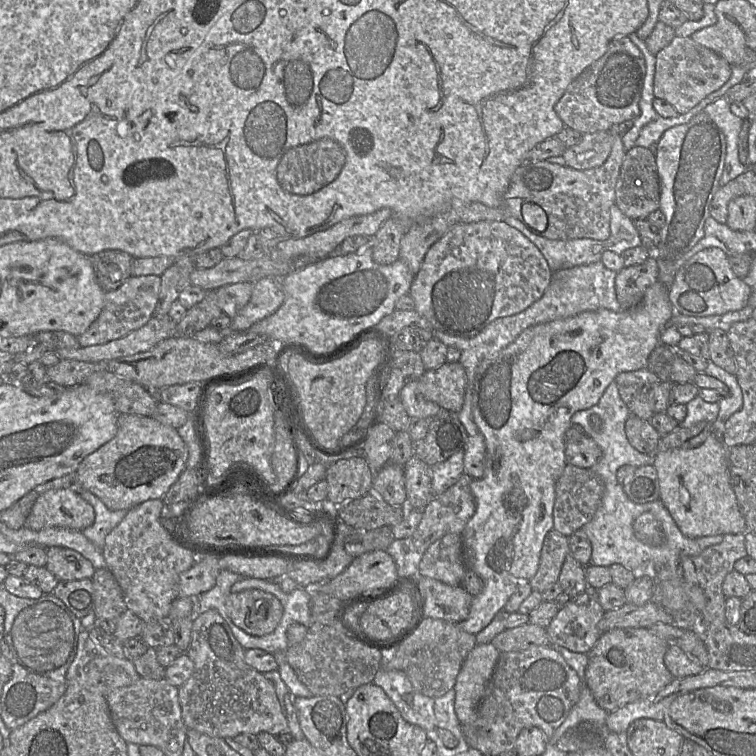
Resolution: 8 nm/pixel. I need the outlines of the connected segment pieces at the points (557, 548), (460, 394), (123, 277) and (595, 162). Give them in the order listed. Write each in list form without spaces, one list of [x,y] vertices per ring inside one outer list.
[[[552,529],[544,538],[540,563],[530,580],[533,591],[544,592],[559,579],[566,556],[570,553],[569,537]]]
[[[446,362],[427,370],[418,381],[419,390],[425,399],[451,413],[460,412],[467,387],[466,372],[460,362]]]
[[[105,250],[90,257],[95,280],[104,293],[120,287],[131,277],[131,265],[135,257],[121,250]]]
[[[609,131],[584,133],[580,143],[566,148],[562,157],[568,167],[579,171],[600,167],[605,163],[612,149],[612,135]]]

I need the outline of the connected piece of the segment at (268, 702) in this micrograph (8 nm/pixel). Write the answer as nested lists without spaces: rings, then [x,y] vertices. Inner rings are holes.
[[[216,609],[194,619],[191,642],[185,652],[192,660],[194,670],[178,691],[182,719],[187,729],[227,739],[241,733],[277,735],[288,728],[274,685],[246,663],[245,651]]]

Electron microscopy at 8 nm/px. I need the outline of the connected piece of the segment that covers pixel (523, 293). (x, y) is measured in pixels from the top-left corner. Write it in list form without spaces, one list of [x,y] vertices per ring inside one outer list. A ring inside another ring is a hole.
[[[481,221],[451,227],[429,248],[409,295],[414,300],[414,310],[431,324],[433,330],[472,338],[494,320],[518,314],[539,300],[551,279],[547,260],[520,231],[504,221]]]

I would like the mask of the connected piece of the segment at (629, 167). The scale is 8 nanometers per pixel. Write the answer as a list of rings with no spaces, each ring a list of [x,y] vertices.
[[[634,146],[626,151],[615,186],[615,203],[631,220],[648,218],[660,207],[660,179],[655,161],[655,150]]]

